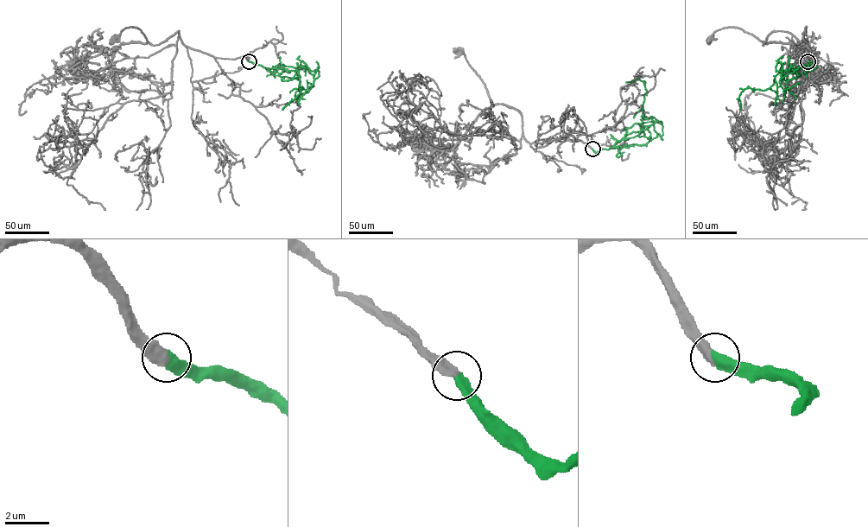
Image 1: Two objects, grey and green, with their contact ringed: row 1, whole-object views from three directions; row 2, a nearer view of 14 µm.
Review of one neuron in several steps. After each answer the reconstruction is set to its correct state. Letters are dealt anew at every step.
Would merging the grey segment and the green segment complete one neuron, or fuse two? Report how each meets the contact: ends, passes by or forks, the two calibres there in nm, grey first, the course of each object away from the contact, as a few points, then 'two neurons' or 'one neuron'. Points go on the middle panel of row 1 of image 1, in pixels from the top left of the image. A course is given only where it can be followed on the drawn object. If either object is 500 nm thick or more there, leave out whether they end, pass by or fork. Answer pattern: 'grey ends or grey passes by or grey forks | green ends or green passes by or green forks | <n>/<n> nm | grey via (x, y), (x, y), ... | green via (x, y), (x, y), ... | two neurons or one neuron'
500/500 nm | grey via (592, 149), (490, 131), (443, 149), (491, 104), (458, 53) | green via (592, 149), (597, 152), (609, 149), (627, 135), (641, 130), (647, 92), (644, 82), (637, 79), (626, 82) | one neuron

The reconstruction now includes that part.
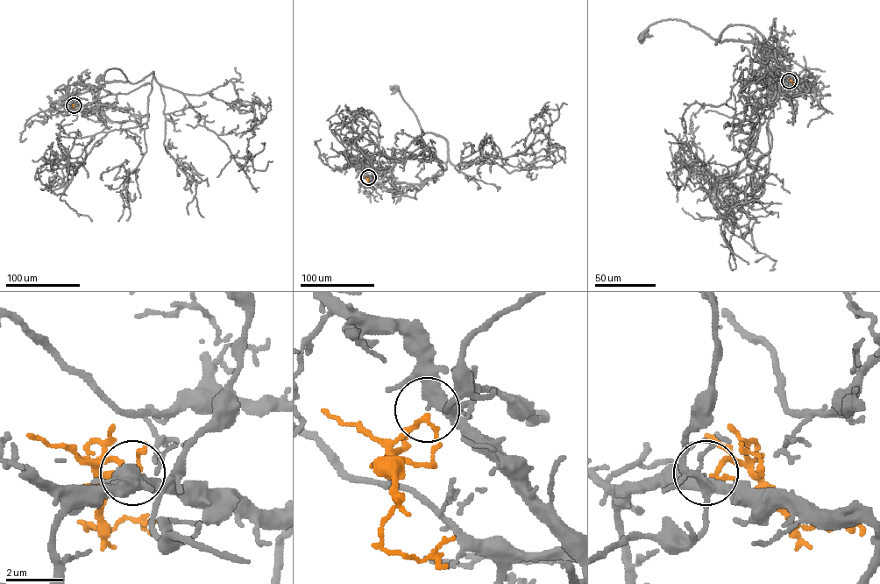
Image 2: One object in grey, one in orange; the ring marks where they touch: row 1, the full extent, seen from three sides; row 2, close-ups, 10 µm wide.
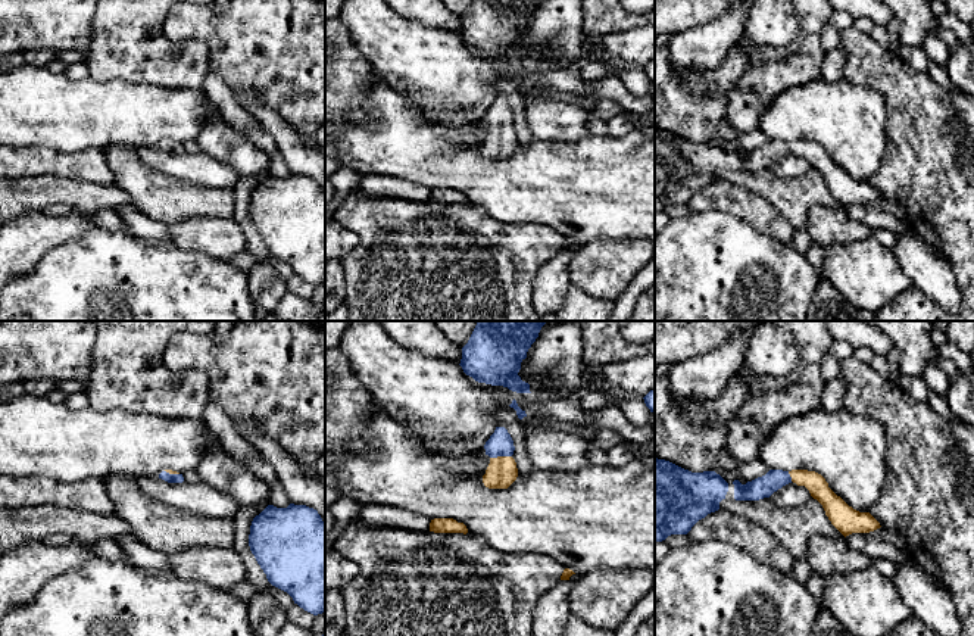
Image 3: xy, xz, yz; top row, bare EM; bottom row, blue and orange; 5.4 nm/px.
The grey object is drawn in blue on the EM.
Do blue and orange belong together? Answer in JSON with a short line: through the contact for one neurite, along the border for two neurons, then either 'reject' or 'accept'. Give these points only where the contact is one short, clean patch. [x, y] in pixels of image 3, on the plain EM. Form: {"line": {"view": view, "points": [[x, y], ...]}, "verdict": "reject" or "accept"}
{"line": {"view": "xz", "points": [[500, 114], [500, 125], [502, 142]]}, "verdict": "accept"}

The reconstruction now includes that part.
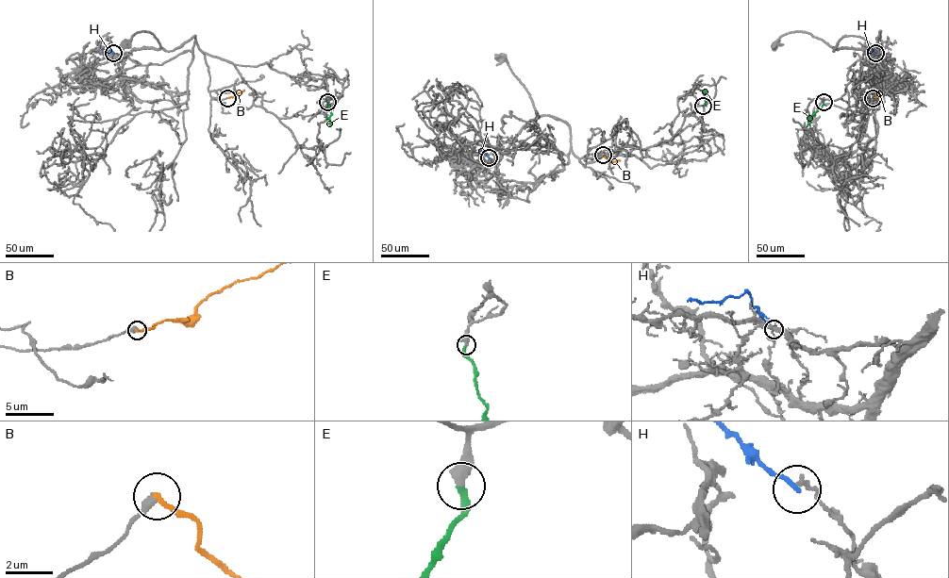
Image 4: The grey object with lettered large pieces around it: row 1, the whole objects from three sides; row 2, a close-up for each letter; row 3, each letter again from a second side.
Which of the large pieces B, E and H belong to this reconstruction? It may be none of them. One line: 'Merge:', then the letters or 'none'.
Merge: E

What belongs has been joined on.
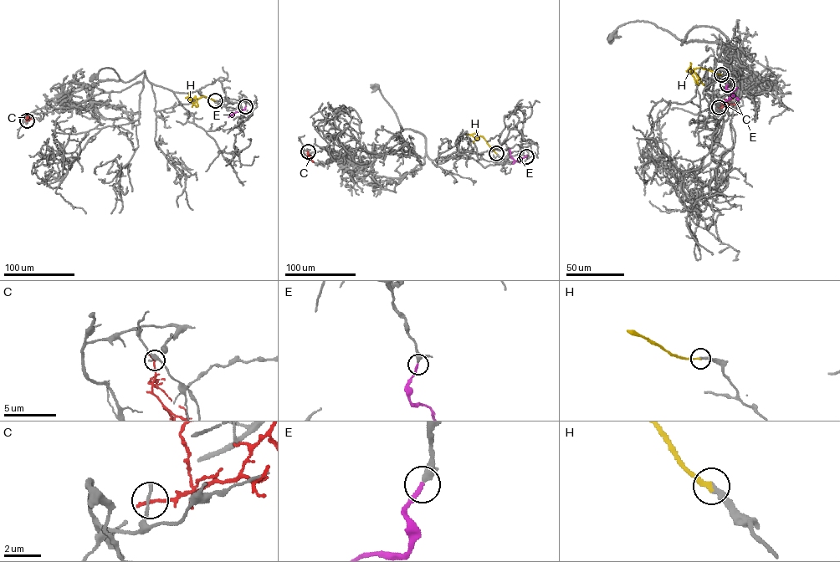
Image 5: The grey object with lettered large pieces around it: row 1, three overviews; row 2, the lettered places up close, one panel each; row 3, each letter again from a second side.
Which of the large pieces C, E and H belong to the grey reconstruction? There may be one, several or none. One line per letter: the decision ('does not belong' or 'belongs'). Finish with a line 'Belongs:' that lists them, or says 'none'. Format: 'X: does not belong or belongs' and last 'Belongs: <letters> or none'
C: does not belong
E: belongs
H: belongs
Belongs: E, H

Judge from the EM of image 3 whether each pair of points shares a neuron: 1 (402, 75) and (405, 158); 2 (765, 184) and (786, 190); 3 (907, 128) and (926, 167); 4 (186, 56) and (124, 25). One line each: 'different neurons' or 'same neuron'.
1: different neurons
2: same neuron
3: same neuron
4: same neuron

